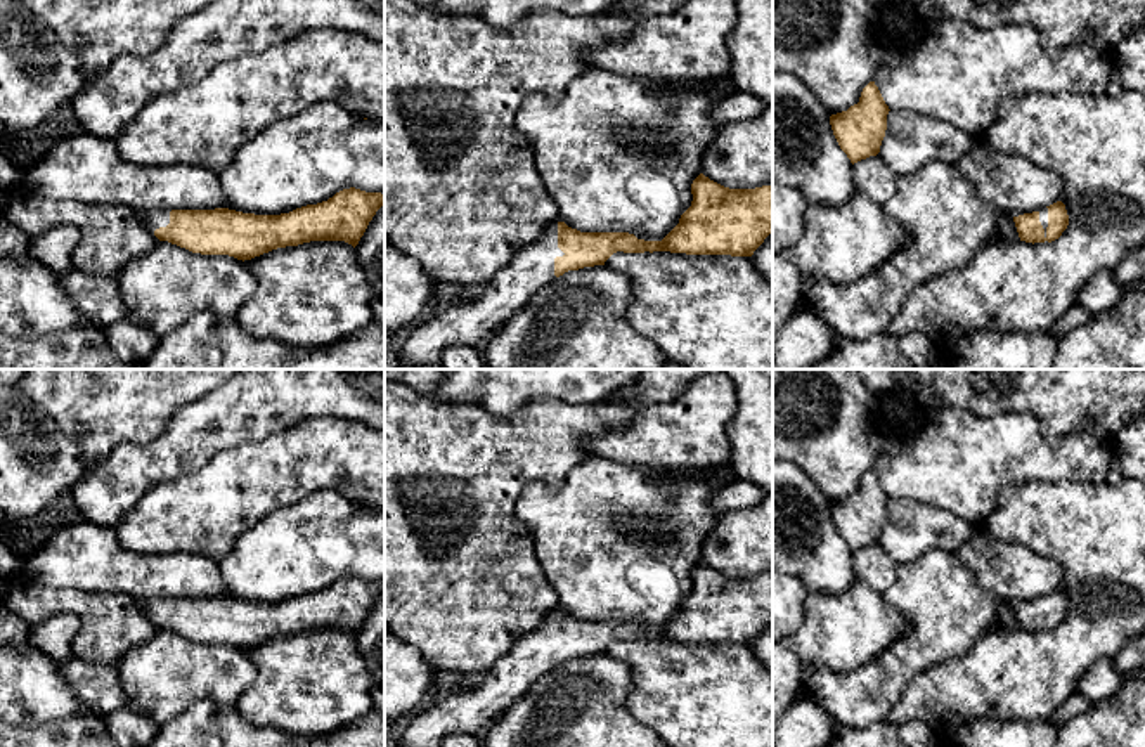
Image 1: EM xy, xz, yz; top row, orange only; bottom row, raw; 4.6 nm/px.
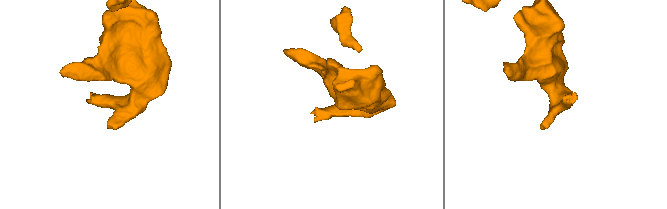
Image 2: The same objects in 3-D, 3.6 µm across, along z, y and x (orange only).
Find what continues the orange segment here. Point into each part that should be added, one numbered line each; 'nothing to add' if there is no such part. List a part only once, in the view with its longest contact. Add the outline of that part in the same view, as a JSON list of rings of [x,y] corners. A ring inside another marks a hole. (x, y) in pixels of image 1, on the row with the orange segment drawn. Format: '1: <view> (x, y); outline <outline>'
1: xz (532, 267); outline [[[554,224],[535,243],[518,251],[513,262],[490,279],[478,300],[405,331],[398,341],[400,355],[395,369],[440,364],[449,347],[475,347],[490,336],[540,288],[554,281],[554,258],[563,255]]]

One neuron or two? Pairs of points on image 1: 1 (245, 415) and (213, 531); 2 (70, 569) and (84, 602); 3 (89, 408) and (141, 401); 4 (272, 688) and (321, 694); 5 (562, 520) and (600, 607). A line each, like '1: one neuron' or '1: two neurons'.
1: two neurons
2: two neurons
3: one neuron
4: one neuron
5: one neuron

